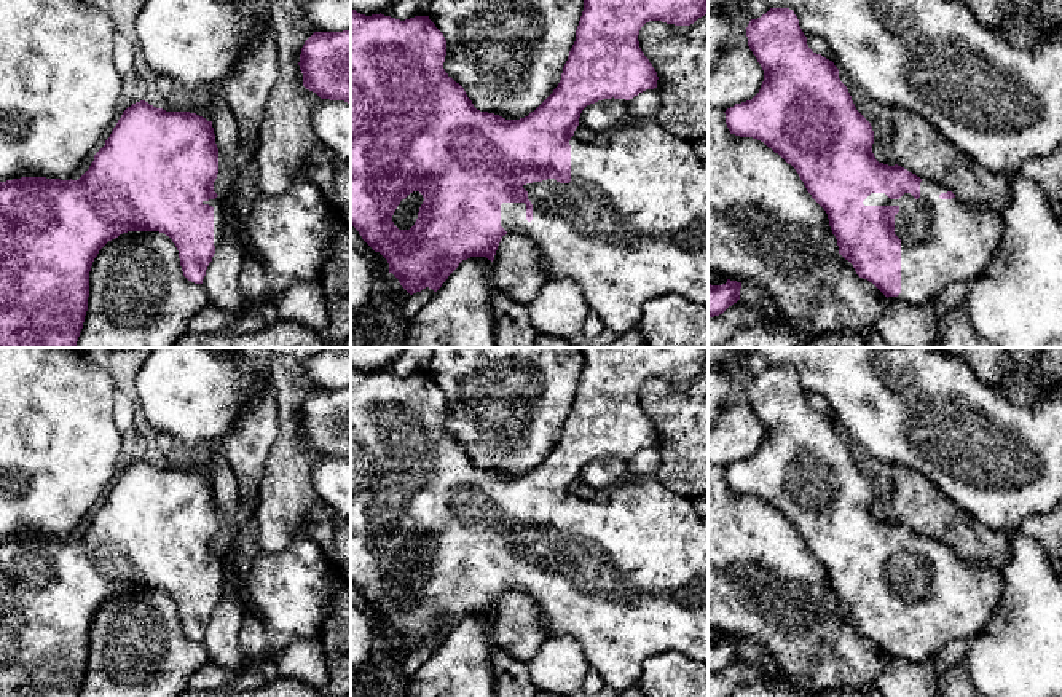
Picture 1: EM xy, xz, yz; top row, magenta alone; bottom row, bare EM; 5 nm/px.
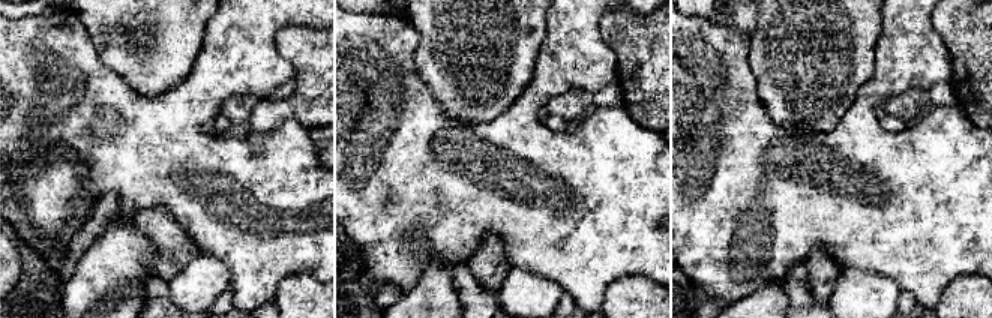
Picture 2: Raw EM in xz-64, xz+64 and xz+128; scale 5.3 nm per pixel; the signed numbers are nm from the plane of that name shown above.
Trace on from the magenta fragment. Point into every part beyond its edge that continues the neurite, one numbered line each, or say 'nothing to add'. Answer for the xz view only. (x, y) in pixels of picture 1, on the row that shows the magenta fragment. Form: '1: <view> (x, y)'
1: xz (632, 224)

